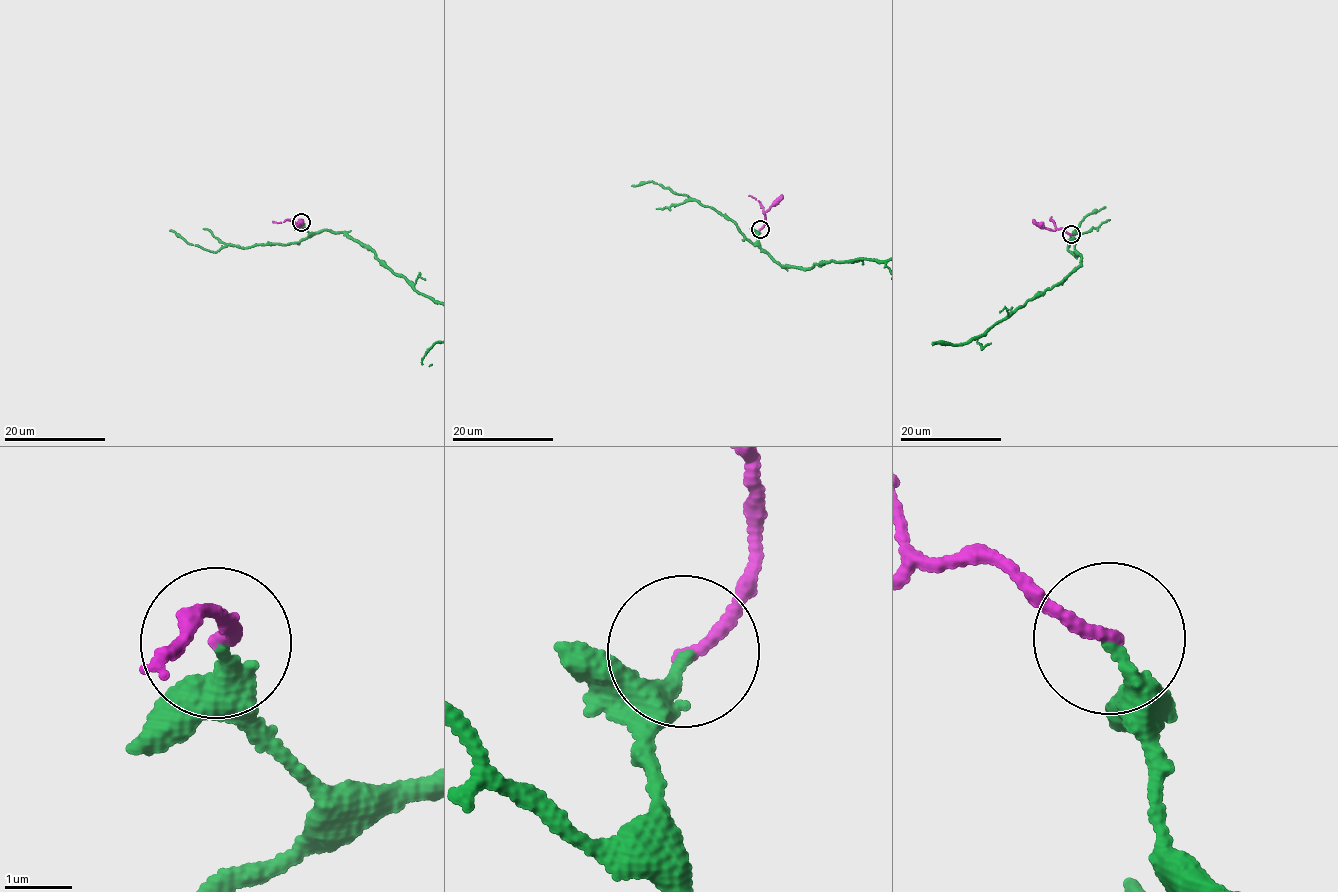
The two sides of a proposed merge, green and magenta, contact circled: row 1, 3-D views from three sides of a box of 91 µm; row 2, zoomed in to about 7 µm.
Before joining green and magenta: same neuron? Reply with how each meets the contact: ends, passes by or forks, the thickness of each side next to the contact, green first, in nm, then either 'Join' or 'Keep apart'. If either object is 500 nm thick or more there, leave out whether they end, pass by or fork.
At the ring green ends. At the ring magenta ends. Thickness 300 nm (green) against 200 nm. Keep apart

